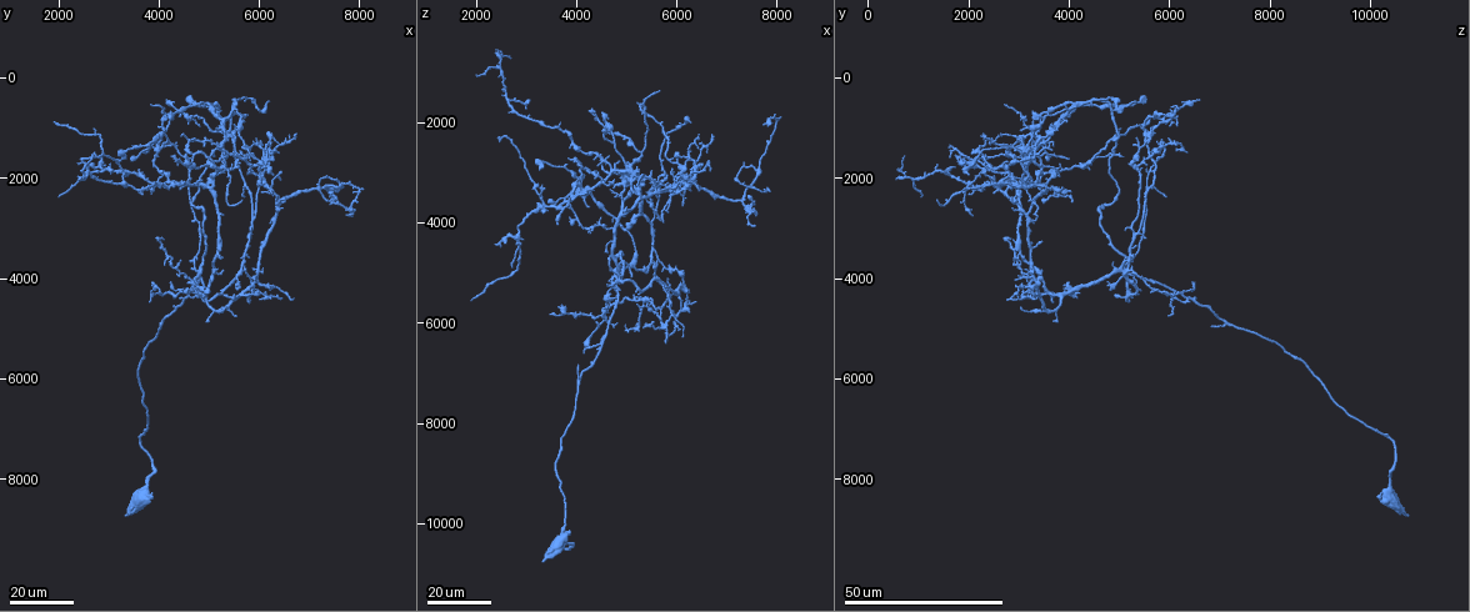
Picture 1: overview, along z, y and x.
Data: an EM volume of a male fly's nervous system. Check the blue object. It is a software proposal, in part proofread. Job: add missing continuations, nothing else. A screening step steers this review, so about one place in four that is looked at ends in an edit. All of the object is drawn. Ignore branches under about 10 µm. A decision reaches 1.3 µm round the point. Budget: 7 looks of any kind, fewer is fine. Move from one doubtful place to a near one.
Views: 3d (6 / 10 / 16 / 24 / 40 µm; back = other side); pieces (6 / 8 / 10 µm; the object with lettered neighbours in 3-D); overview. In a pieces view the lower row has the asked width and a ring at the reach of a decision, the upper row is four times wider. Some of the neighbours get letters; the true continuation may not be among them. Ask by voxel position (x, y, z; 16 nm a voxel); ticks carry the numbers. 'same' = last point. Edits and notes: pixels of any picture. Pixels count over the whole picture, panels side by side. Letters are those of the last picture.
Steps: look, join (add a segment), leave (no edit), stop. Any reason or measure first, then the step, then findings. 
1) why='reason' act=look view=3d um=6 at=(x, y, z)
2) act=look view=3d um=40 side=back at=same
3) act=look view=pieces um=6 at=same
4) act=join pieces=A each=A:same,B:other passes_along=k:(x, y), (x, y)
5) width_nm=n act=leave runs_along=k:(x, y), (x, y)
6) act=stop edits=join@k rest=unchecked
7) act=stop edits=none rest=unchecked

why='thin end' act=look view=3d um=16 at=(5550, 4700, 5950)

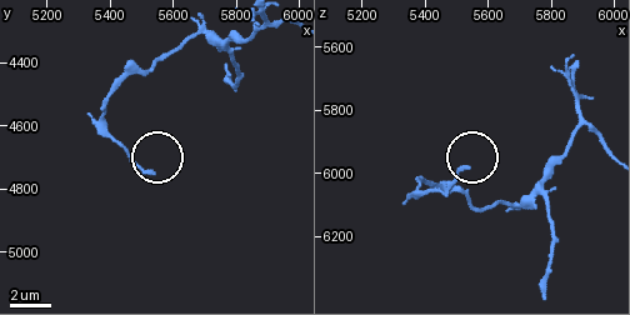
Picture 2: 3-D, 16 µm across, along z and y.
why='what lies round it' act=look view=pieces um=10 at=(5530, 4740, 5980)

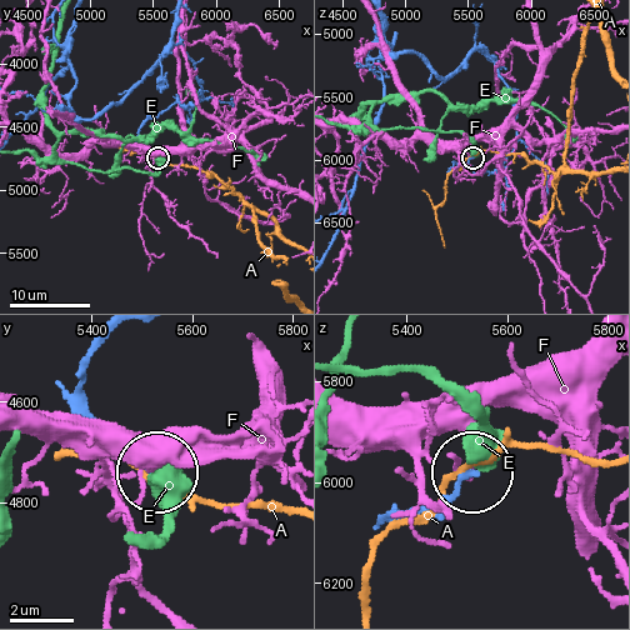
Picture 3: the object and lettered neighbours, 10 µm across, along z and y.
act=leave each=A:other,E:other,F:other found='none of them fits'

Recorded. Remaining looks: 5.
why='thin end' act=look view=3d um=24 at=(4650, 2800, 5550)

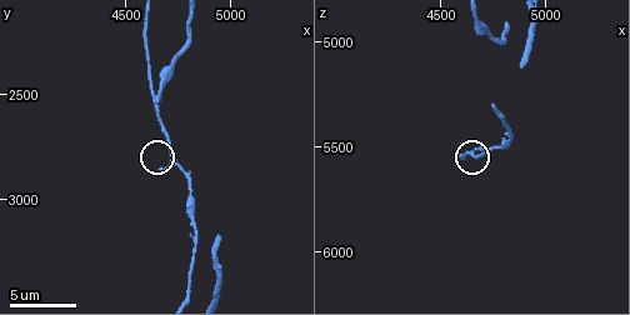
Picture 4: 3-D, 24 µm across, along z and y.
act=look view=pieces um=10 at=(4670, 2850, 5520)

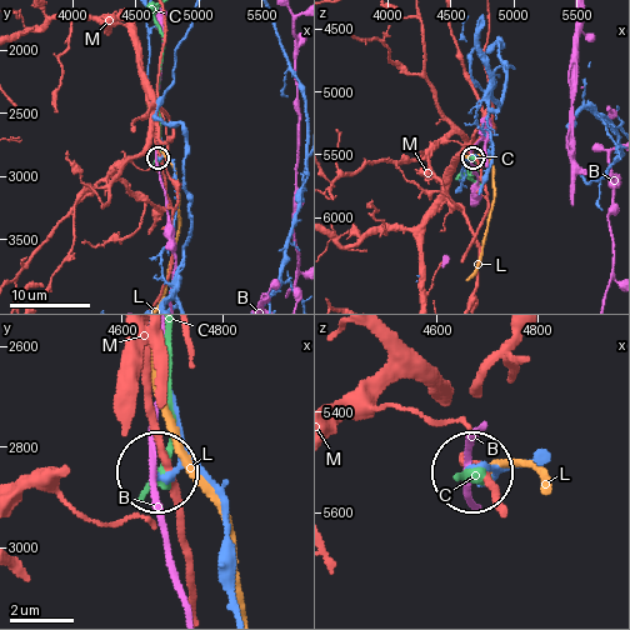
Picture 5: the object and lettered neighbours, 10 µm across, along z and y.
act=leave each=B:other,C:other,L:other,M:other runs_along=5:(229, 603), (226, 498), (196, 469), (159, 474) found='none of them fits'

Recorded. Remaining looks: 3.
why='an open end' act=look view=3d um=24 at=(3900, 3250, 2750)

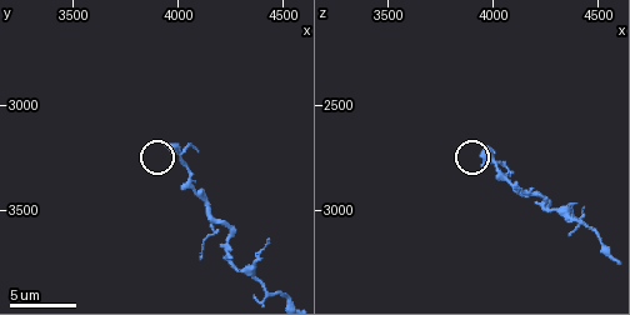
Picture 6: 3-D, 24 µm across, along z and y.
act=look view=pieces um=6 at=(3960, 3190, 2720)

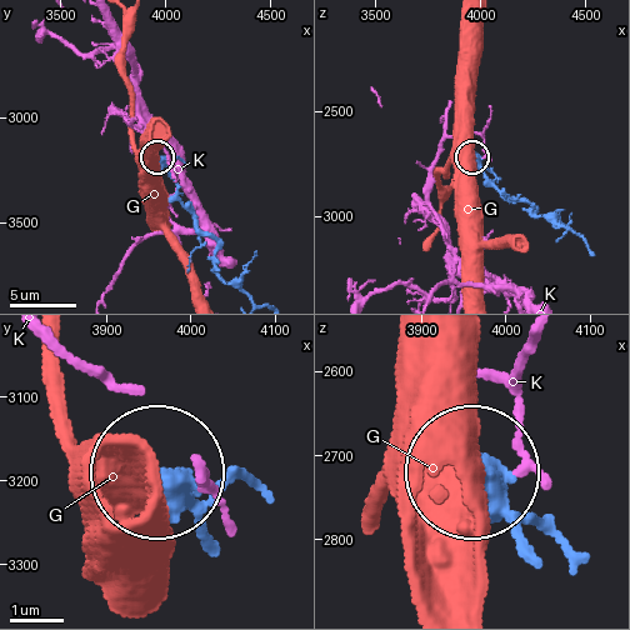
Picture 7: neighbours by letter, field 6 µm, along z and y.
width_nm=550 act=leave each=G:other,K:other runs_along=7:(210, 539), (165, 476) found='no lettered segment goes on from it'

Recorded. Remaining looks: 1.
act=stop edits=none rest=unchecked

